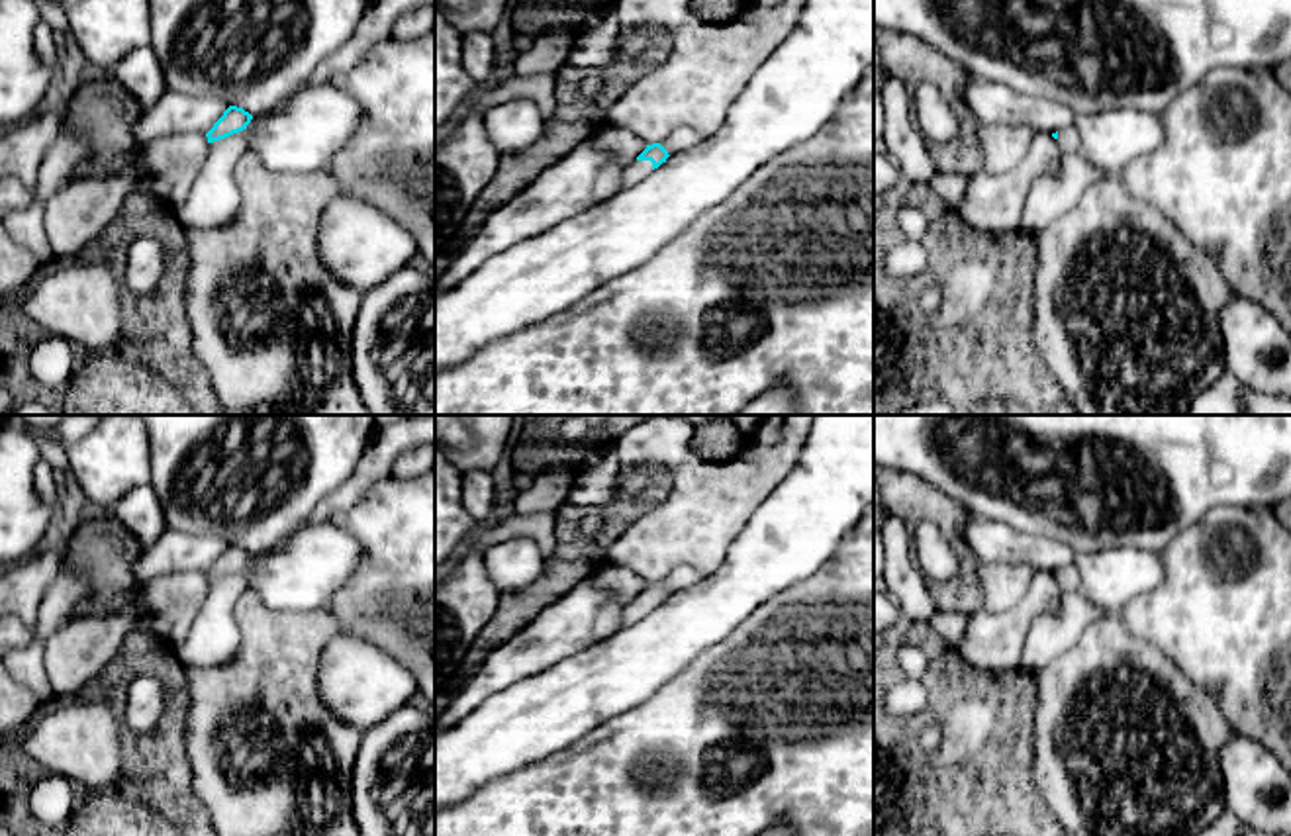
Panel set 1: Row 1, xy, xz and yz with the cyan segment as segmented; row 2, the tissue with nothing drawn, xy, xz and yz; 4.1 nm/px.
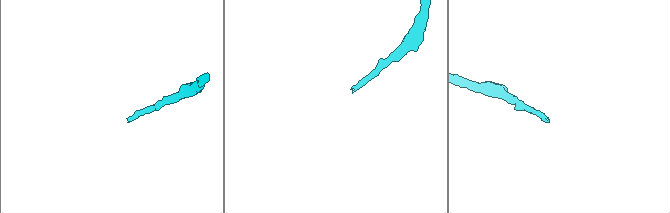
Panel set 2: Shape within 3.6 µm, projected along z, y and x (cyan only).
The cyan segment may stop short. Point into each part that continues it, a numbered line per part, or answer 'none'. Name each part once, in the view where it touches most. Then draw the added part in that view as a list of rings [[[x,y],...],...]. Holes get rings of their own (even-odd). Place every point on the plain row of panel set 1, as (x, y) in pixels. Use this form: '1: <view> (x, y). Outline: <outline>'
1: xz (637, 607). Outline: [[[633,599],[623,607],[621,615],[621,628],[637,623],[641,617],[645,617],[648,611],[652,611],[650,599]]]

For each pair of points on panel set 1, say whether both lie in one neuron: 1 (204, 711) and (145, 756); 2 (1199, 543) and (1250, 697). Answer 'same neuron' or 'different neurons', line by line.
1: different neurons
2: same neuron

